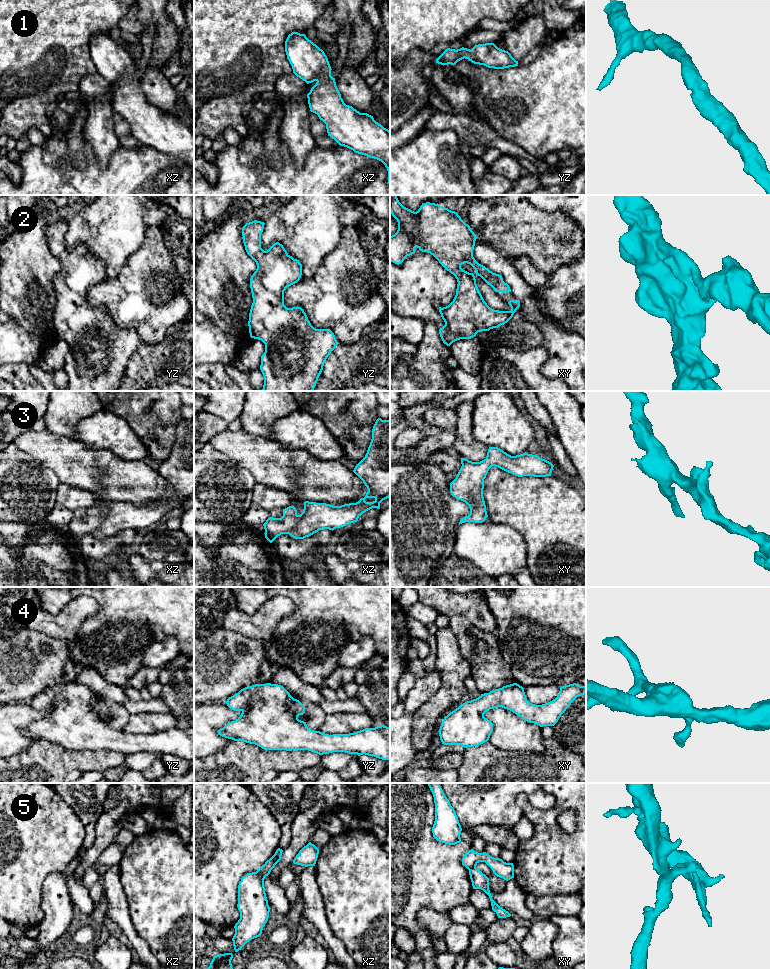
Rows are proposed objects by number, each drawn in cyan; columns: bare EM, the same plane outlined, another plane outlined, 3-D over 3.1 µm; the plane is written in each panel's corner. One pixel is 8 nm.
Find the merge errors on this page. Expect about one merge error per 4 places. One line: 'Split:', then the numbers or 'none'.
Split: 5

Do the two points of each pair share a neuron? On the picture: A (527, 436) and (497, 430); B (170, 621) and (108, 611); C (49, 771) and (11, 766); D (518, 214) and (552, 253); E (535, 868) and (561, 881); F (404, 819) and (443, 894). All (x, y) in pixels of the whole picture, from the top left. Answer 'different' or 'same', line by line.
A: same
B: same
C: same
D: same
E: same
F: same

